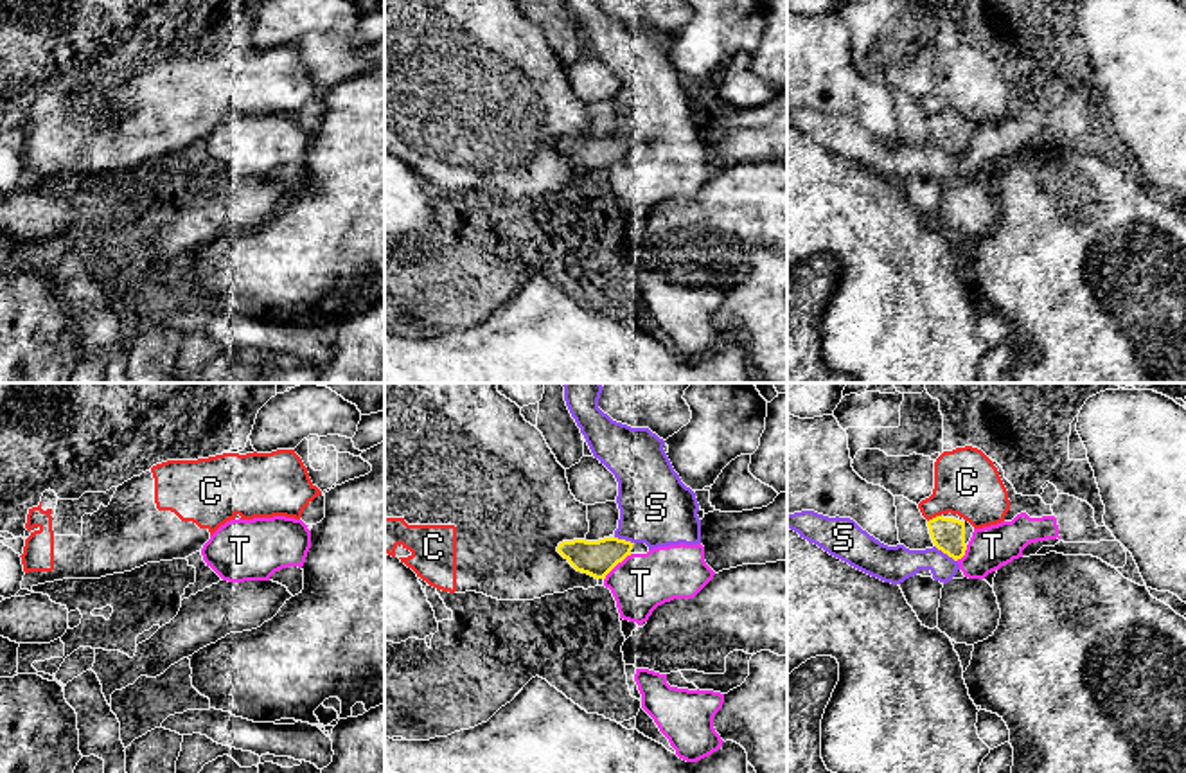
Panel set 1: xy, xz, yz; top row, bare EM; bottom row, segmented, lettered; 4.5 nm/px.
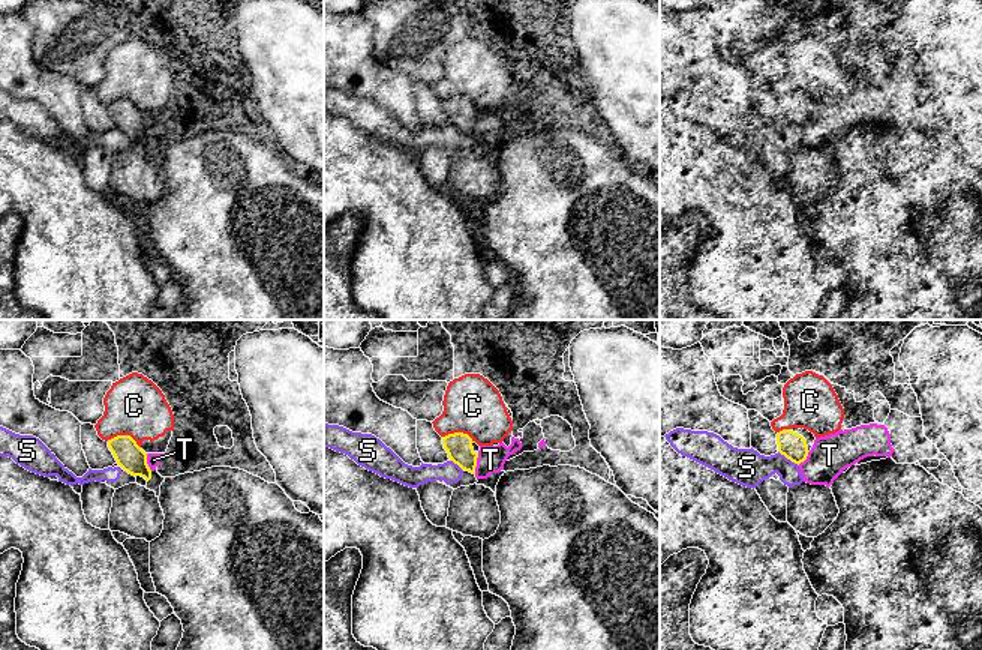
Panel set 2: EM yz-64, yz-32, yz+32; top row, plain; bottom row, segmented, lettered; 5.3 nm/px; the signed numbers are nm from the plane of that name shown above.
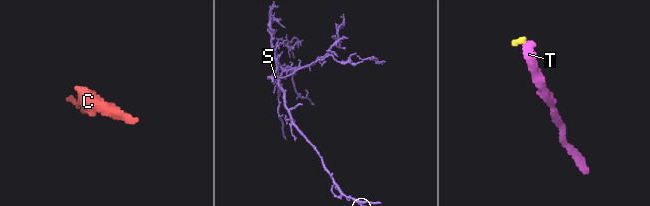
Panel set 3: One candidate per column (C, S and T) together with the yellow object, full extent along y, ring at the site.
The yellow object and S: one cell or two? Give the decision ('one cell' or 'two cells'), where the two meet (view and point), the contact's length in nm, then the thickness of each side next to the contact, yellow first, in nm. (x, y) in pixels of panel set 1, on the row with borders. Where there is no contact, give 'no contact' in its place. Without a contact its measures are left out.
two cells; meets yellow in yz at (946, 552); contact 130 nm long; 150 nm thick on the yellow side, 160 nm on the other

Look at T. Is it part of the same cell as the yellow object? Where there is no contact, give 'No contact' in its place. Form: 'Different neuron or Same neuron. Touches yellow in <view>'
Different neuron. Touches yellow in xz

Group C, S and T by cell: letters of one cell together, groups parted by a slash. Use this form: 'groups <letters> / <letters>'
groups C / S T

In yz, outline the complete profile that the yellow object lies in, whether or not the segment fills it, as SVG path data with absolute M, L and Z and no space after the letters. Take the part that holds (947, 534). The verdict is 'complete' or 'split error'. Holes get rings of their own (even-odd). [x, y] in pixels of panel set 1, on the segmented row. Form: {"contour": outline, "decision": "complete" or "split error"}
{"contour": "M942 514L927 521L931 539L938 550L954 561L965 555L974 527L958 514Z", "decision": "split error"}

